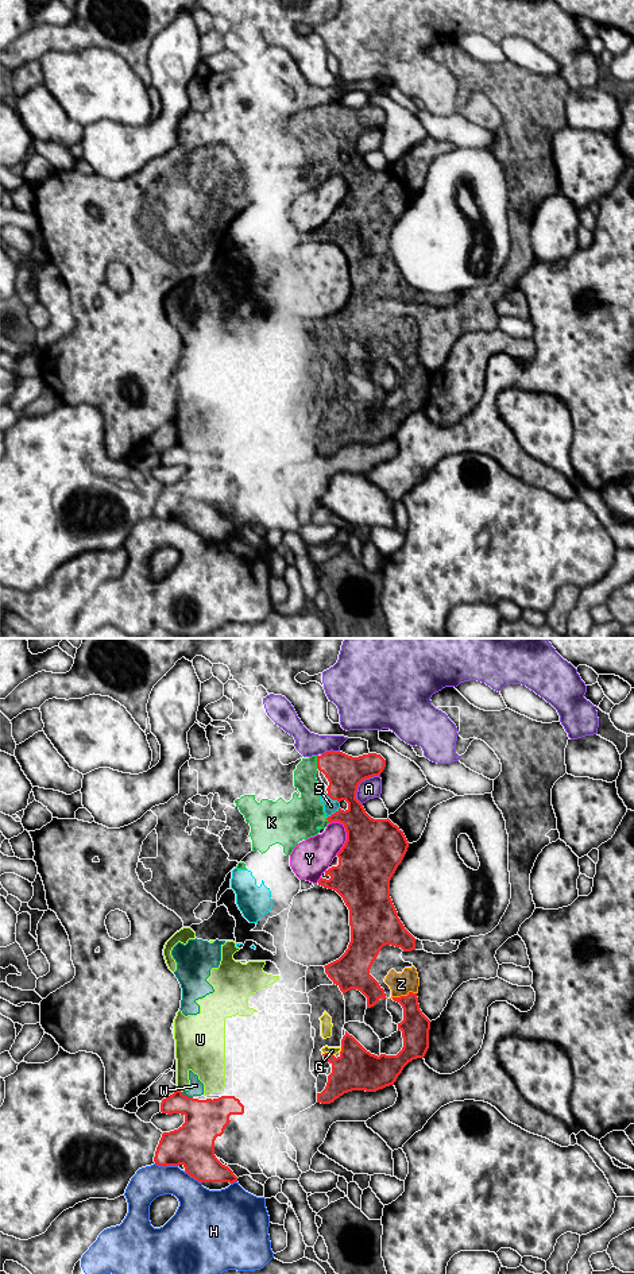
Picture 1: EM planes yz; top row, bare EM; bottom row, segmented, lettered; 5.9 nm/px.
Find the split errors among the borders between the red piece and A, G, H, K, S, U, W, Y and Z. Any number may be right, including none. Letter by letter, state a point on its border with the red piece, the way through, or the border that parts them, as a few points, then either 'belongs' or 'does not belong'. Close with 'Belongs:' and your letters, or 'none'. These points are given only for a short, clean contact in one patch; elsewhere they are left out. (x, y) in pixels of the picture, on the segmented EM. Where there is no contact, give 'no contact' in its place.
A: meets red in yz at (359, 783); does not belong
G: meets red in yz at (328, 1053); runs through yz (356, 1069), (343, 1068), (328, 1053), (332, 1050); belongs
H: meets red in yz at (166, 1165); does not belong
K: meets red in yz at (317, 763); belongs
S: meets red in yz at (335, 813); belongs
U: meets red in yz at (180, 1091); belongs
W: meets red in yz at (186, 1096); belongs
Y: meets red in yz at (347, 834); does not belong
Z: meets red in yz at (404, 996); belongs
Belongs: G, K, S, U, W, Z

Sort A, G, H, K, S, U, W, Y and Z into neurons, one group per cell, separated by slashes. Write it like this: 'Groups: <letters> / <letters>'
Groups: A Y / G K S U W Z / H

